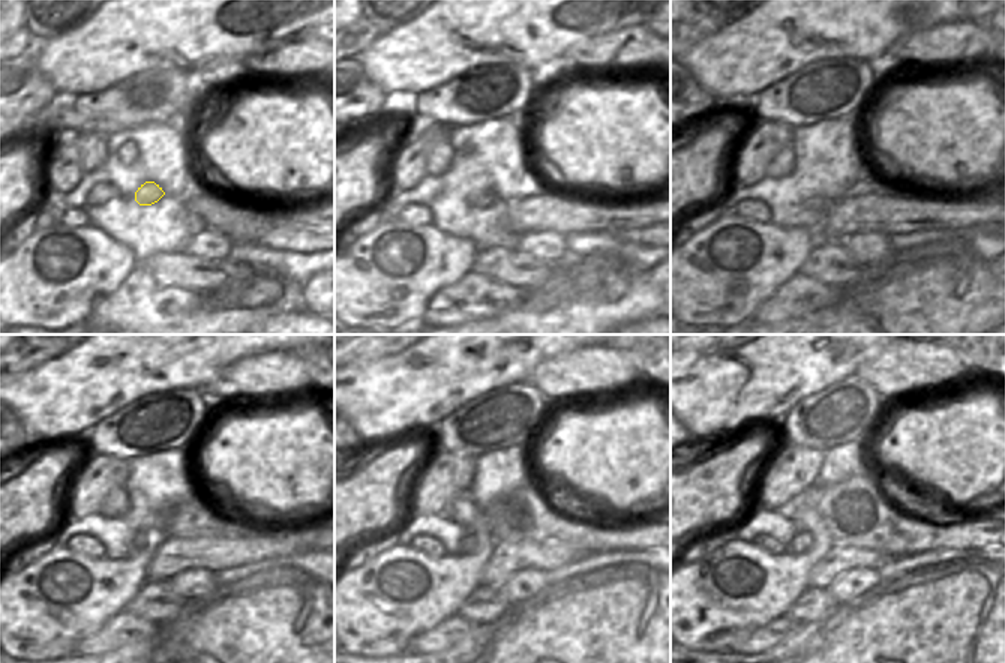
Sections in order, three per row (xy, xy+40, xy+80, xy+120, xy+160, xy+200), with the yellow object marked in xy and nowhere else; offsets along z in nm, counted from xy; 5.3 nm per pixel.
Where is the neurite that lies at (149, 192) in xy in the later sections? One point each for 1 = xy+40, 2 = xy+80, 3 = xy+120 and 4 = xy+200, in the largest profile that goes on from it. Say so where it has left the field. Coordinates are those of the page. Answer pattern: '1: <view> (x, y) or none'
1: xy+40 (480, 198)
2: xy+80 (812, 203)
3: xy+120 (140, 539)
4: xy+200 (801, 543)

